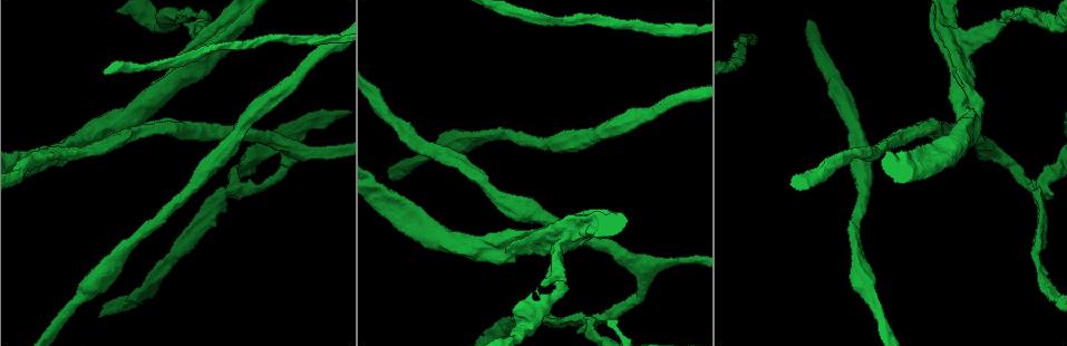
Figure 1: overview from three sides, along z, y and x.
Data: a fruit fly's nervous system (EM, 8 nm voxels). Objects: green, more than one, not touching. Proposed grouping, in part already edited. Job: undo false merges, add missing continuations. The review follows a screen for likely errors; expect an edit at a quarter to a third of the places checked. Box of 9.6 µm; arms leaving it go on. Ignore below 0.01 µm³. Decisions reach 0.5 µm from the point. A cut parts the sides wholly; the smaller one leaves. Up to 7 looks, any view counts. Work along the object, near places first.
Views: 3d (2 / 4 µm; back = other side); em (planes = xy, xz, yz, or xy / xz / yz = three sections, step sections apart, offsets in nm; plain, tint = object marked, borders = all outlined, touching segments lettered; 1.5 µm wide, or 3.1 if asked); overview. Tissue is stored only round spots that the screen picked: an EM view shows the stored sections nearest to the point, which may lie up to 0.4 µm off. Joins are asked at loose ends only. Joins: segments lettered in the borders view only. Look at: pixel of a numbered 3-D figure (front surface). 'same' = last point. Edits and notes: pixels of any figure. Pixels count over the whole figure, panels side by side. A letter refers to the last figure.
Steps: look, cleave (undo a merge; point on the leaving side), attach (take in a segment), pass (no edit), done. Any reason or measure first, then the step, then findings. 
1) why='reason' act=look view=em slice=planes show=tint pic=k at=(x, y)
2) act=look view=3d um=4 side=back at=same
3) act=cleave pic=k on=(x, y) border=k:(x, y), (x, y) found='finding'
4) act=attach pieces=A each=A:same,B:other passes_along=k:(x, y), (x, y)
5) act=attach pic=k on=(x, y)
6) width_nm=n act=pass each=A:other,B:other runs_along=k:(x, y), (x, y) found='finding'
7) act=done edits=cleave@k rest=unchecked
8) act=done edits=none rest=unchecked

why='thin neck' act=look view=3d um=2 side=back pic=1 at=(1037, 18)

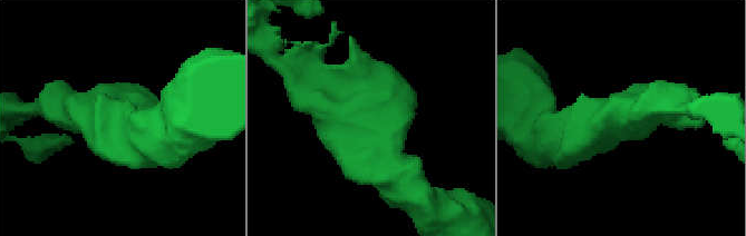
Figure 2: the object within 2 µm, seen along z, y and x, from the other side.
why='need the tissue' act=look view=em slice=planes show=tint pic=2 at=(621, 116)

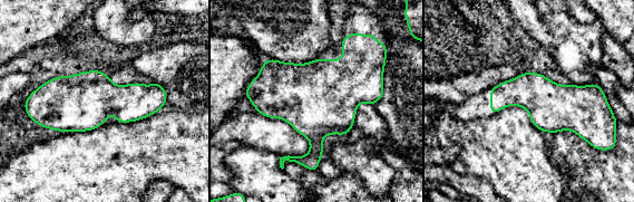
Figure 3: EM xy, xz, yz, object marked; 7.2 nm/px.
act=look view=em slice=planes show=borders at=same

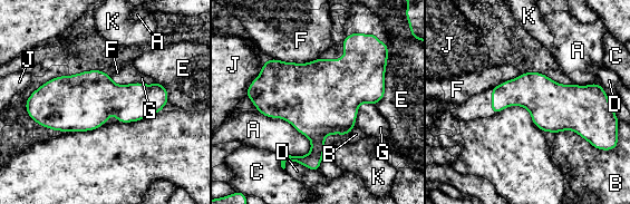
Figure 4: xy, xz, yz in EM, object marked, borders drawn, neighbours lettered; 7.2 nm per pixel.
width_nm=340 act=pass each=A:other,B:other,C:other,D:other,E:other,F:other,G:other,J:other,K:other border=4:(619, 122), (610, 149), (555, 133) found='continuous, no second neuron'

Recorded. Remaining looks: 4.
why='abrupt turn' act=look view=em slice=xy step=4 show=tint pic=1 at=(966, 43)

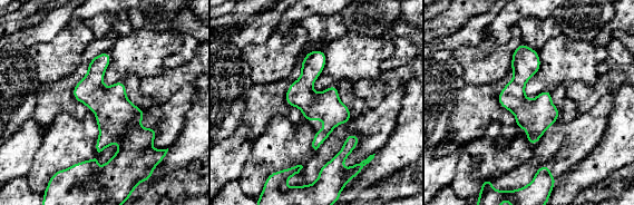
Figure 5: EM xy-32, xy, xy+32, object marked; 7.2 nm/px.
act=look view=em slice=yz step=8 show=borders at=same

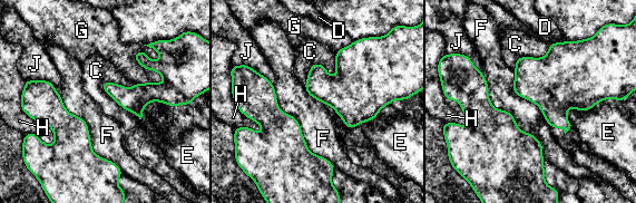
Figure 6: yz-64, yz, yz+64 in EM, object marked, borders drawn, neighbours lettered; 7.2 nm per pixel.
act=pass each=C:other,D:other,E:other,F:other,G:other,H:other,J:other border=6:(482, 74), (545, 160) found='continuous, no second neuron'

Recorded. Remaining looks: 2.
act=done edits=none rest=unchecked

